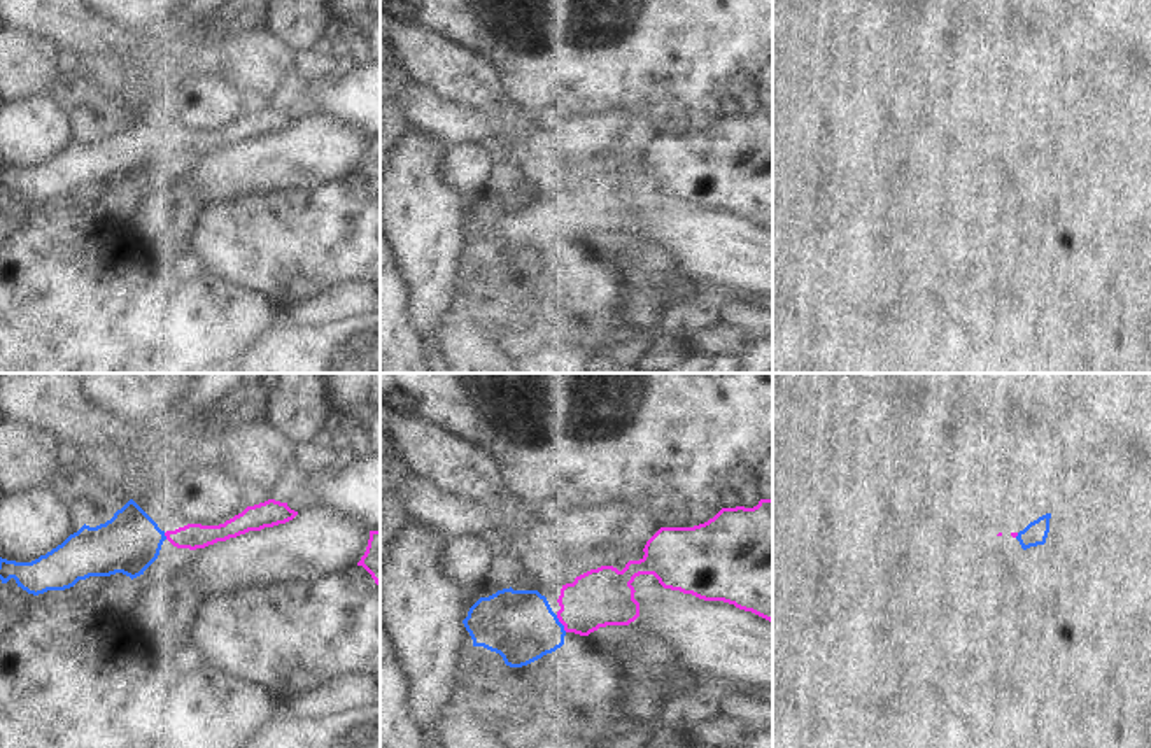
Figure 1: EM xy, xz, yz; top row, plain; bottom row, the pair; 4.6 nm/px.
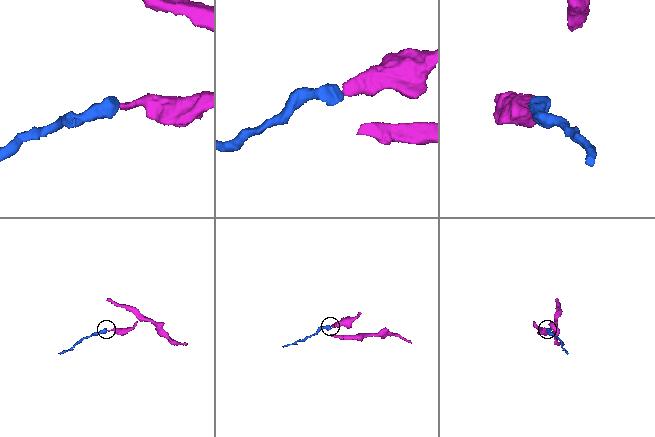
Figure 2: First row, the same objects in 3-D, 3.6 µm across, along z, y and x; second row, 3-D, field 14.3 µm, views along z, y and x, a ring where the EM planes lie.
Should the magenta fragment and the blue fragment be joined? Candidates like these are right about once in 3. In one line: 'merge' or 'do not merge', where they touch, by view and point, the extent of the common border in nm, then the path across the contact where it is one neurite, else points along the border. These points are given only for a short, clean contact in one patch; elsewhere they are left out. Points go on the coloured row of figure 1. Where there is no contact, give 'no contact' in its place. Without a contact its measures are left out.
merge | xz (561, 622) | 90 nm | across xz (605, 596), (561, 622), (521, 626)

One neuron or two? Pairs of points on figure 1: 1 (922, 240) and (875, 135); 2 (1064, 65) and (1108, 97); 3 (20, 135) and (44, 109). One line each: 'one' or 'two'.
1: two
2: two
3: one

